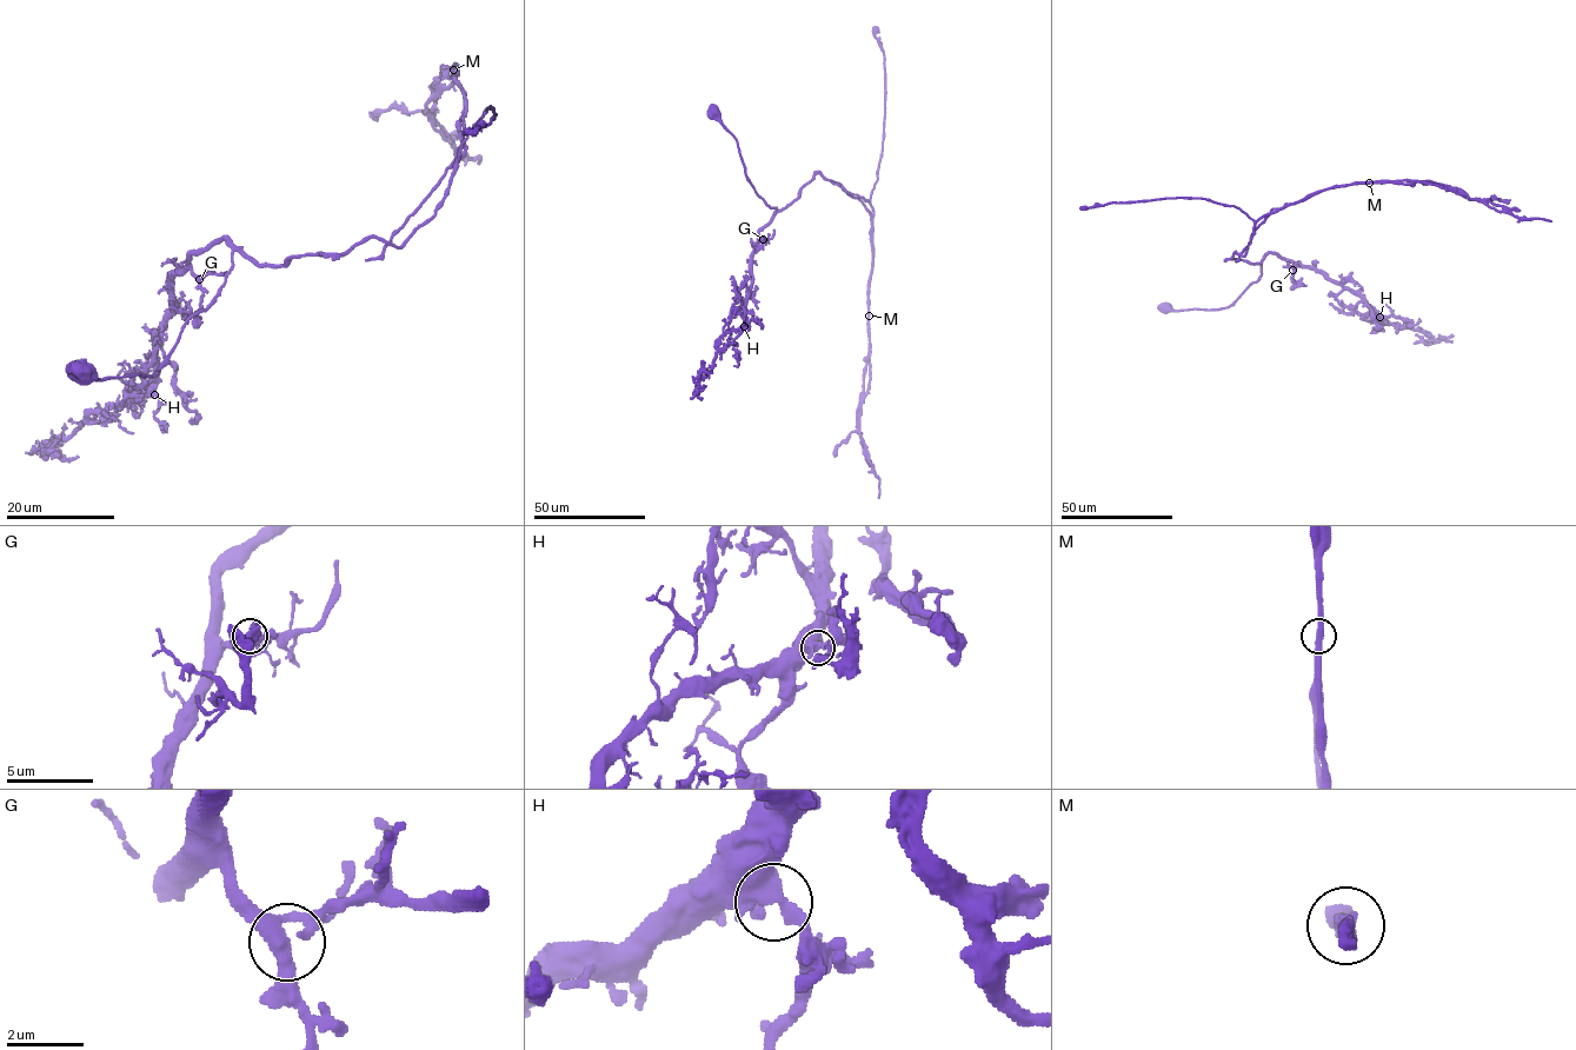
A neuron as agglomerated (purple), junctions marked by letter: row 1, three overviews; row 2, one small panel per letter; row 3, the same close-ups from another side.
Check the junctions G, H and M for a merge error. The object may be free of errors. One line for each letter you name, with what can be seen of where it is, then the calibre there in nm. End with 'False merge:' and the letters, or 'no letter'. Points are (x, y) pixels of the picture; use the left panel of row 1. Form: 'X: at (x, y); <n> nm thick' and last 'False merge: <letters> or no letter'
M: at (453, 70); 480 nm thick
False merge: M

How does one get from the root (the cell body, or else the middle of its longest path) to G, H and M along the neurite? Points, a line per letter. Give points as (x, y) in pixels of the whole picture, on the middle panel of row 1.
G: (712, 111), (736, 139), (756, 192), (776, 208), (758, 232), (763, 239)
H: (712, 111), (736, 139), (745, 177), (770, 207), (776, 208), (772, 218), (758, 232), (744, 326)
M: (712, 111), (736, 139), (745, 177), (770, 207), (790, 205), (816, 173), (864, 205), (872, 217), (869, 316)

